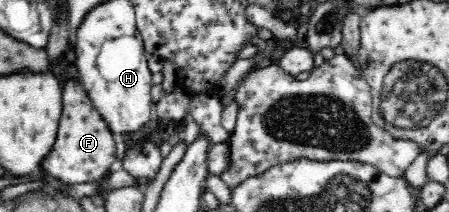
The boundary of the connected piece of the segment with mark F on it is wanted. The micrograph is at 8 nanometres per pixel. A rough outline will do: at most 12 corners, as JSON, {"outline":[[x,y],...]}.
{"outline":[[80,78],[40,169],[67,185],[98,181],[116,139]]}

